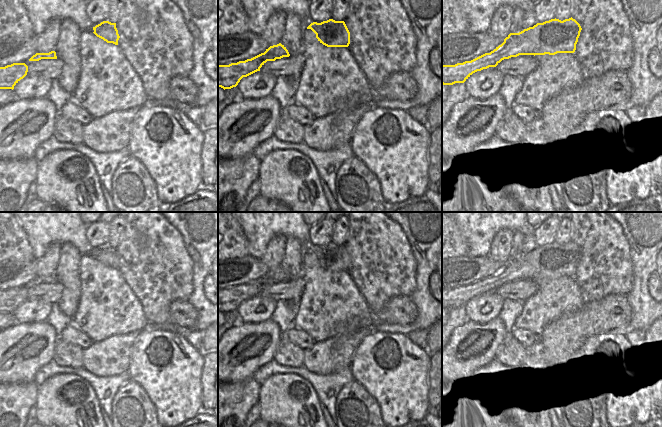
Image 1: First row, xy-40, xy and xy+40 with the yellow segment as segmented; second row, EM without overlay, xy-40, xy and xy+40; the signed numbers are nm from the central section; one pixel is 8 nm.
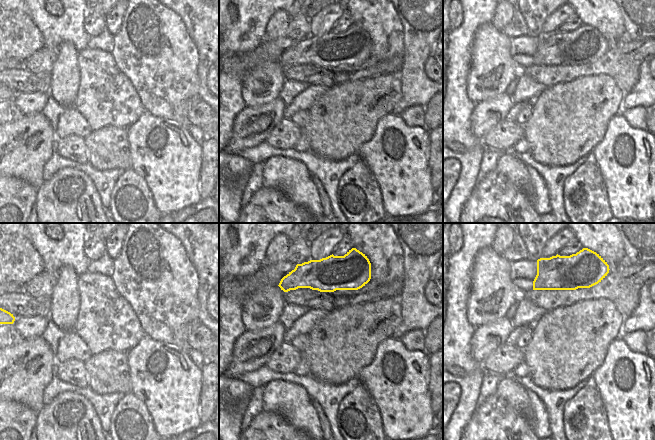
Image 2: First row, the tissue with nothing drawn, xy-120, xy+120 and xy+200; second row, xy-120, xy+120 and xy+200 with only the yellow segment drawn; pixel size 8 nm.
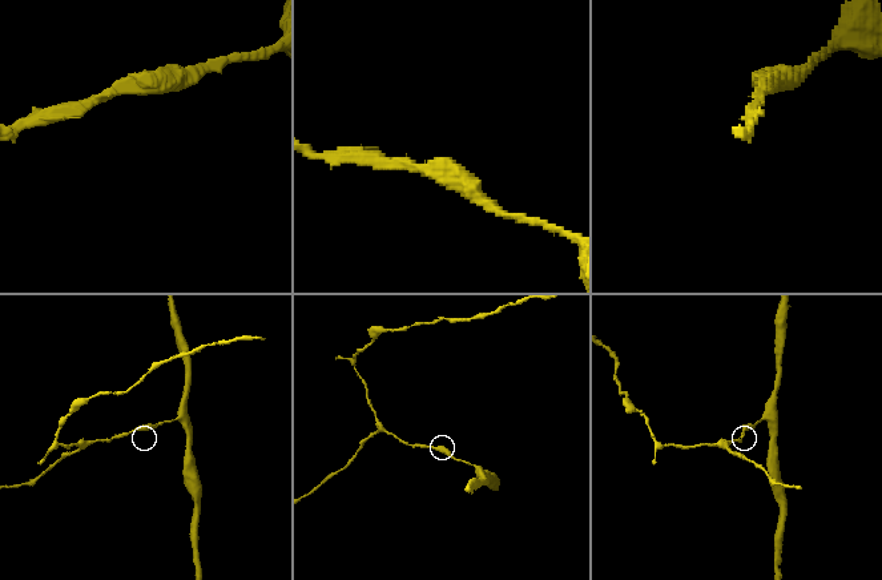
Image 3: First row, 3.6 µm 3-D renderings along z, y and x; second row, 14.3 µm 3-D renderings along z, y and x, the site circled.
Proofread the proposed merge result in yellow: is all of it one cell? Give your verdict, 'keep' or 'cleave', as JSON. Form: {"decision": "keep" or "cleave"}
{"decision": "keep"}

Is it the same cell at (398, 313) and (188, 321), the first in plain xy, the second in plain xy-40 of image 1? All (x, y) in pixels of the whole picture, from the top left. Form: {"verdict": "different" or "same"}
{"verdict": "same"}

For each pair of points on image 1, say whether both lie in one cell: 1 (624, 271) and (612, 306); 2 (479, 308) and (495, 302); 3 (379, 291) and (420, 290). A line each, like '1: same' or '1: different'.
1: different
2: same
3: different

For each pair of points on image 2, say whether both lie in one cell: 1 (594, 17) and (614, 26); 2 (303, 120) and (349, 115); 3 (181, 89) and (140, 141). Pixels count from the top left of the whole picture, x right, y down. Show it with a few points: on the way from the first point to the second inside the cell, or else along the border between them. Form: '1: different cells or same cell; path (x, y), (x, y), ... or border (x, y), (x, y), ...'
1: same cell; path (599, 17), (605, 17), (609, 21)
2: different cells; border (307, 110), (308, 123), (302, 129)
3: different cells; border (145, 109), (154, 115), (175, 121), (181, 125)

